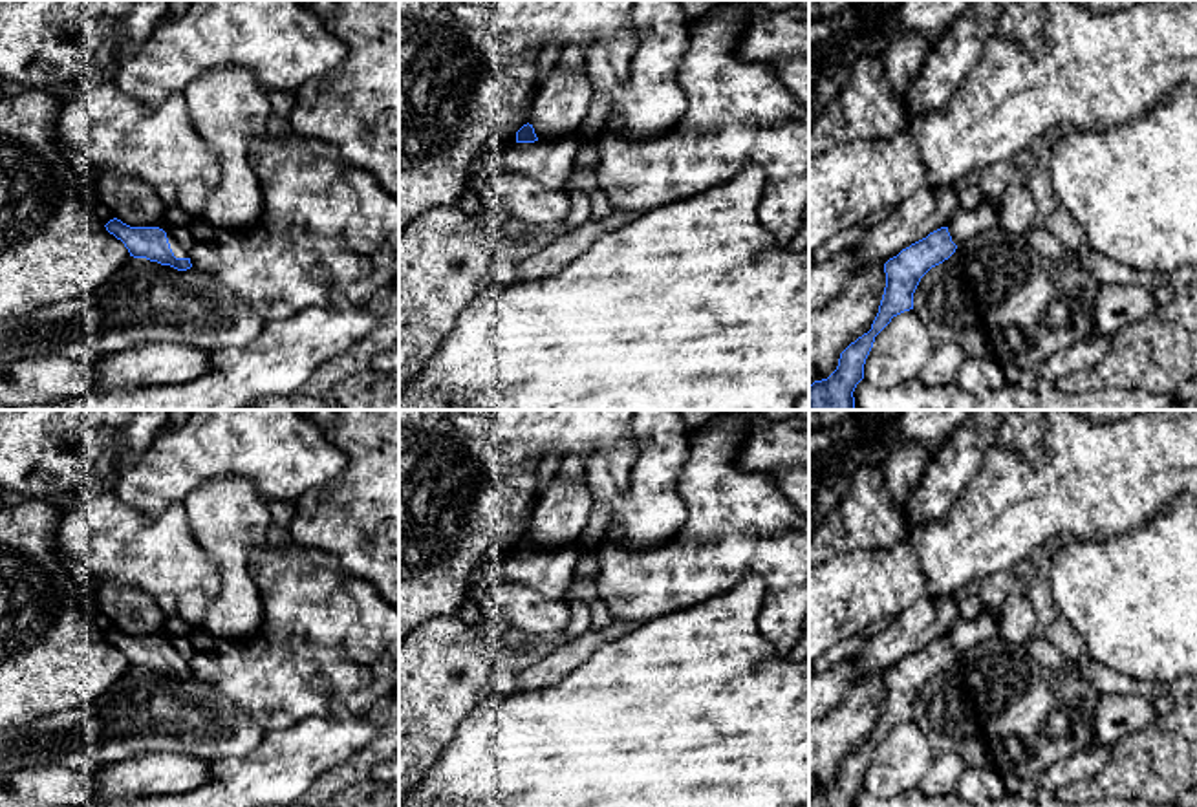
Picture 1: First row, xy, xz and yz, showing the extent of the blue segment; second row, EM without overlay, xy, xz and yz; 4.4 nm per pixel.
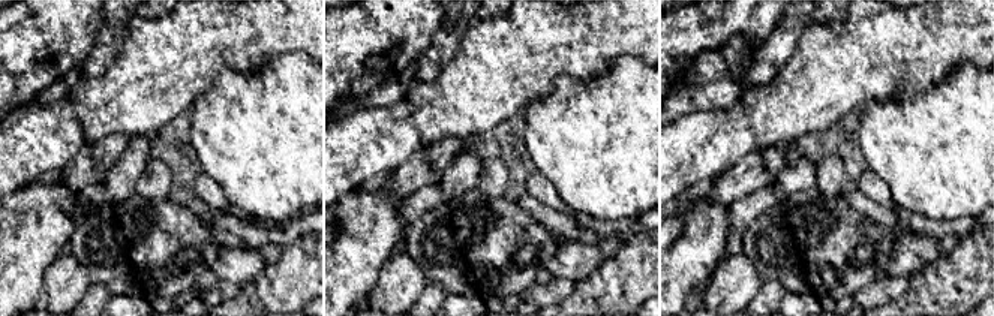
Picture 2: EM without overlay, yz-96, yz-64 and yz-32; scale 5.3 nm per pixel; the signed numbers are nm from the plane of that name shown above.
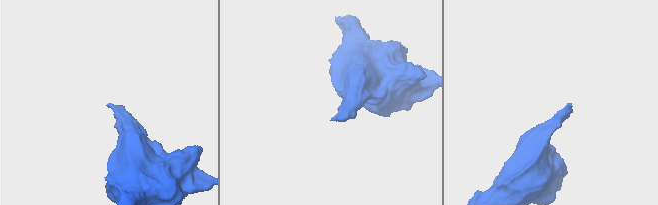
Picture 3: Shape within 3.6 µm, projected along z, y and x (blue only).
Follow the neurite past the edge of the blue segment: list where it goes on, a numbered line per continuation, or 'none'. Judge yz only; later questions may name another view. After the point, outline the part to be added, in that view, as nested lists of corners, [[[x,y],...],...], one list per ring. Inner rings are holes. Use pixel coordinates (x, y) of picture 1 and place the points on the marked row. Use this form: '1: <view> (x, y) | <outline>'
1: yz (963, 225) | [[[983,196],[981,203],[974,210],[955,210],[946,227],[952,242],[961,247],[972,238],[999,227],[999,212],[992,205],[990,198]]]

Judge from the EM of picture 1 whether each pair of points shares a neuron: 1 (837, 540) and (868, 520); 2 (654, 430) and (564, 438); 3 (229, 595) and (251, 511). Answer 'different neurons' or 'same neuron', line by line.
1: same neuron
2: different neurons
3: same neuron

